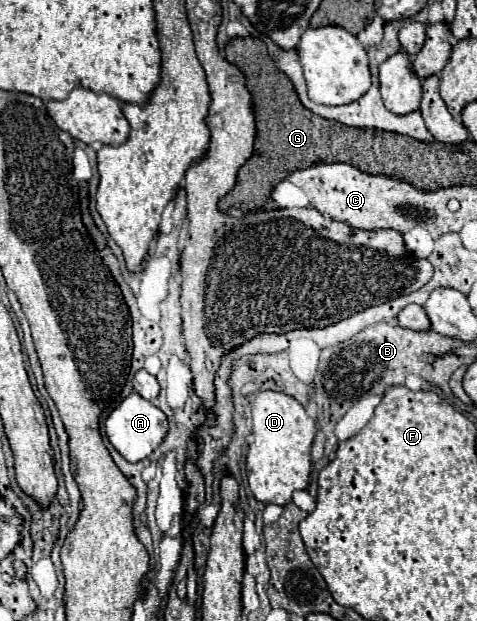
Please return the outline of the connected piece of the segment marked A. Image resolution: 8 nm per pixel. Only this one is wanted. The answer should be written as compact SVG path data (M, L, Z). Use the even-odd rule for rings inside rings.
M132 392L128 398L124 398L106 418L106 436L110 444L128 460L128 462L140 462L146 456L150 456L164 440L168 430L166 414L156 408L152 402L144 400L140 394Z

